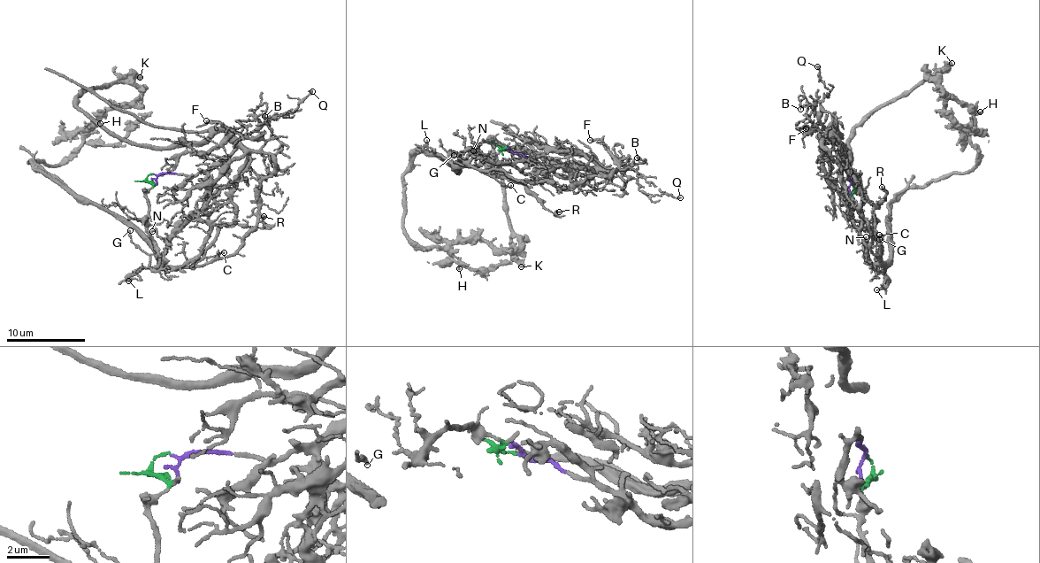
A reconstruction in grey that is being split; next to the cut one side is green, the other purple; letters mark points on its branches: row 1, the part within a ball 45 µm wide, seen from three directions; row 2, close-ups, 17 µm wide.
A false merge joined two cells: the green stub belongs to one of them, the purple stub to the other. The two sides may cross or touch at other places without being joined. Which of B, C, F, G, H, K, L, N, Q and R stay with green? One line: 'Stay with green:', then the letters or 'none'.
Stay with green: C, G, H, L, N, R

